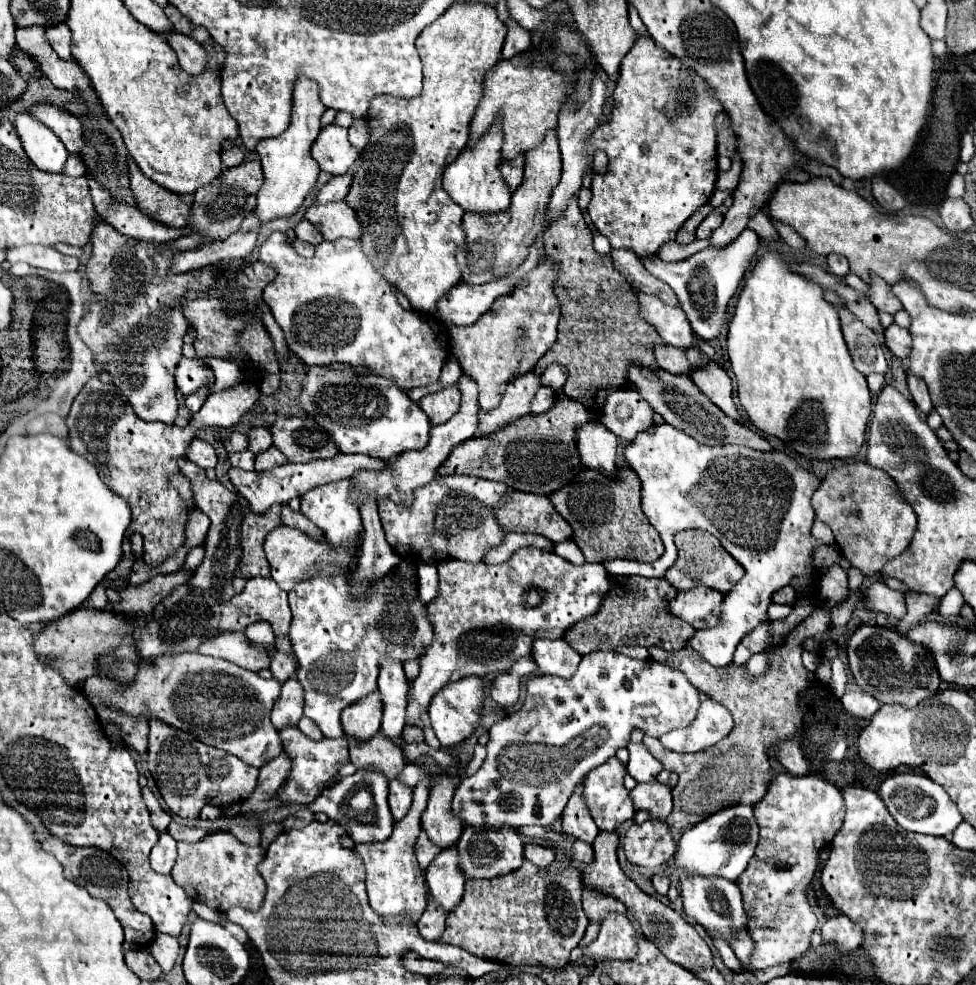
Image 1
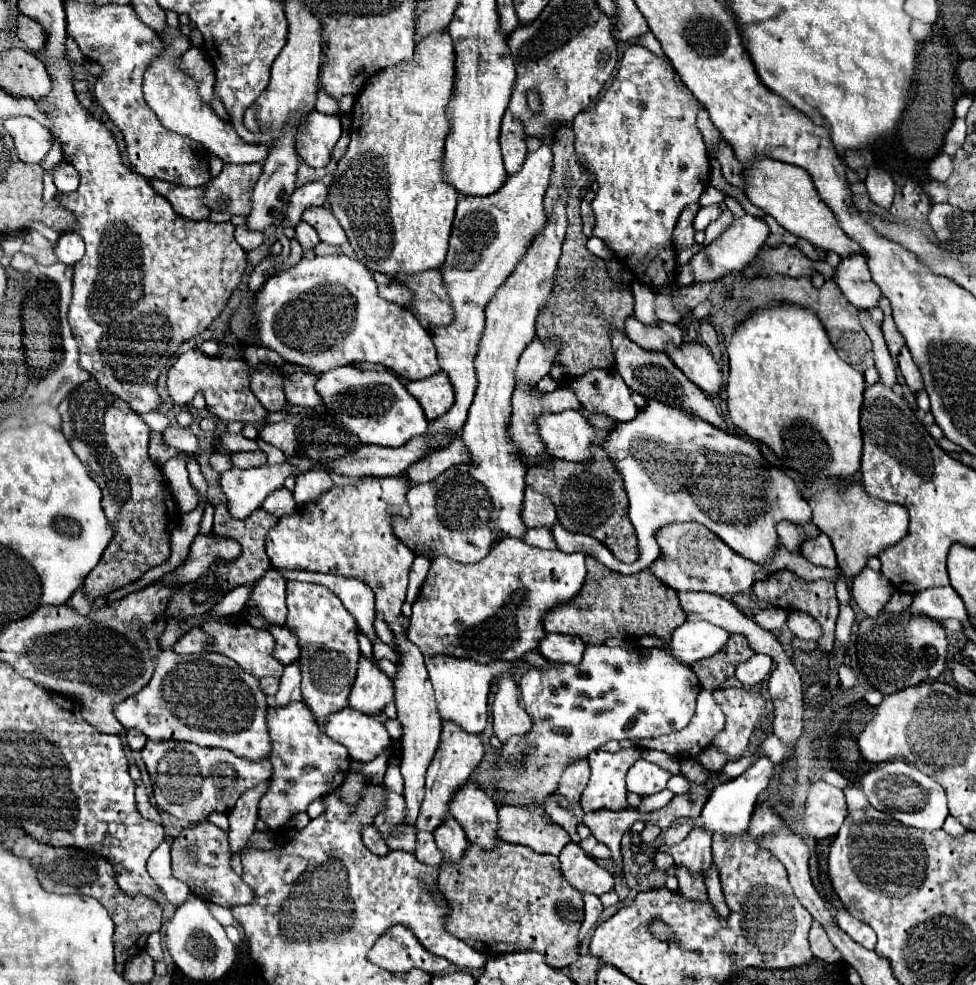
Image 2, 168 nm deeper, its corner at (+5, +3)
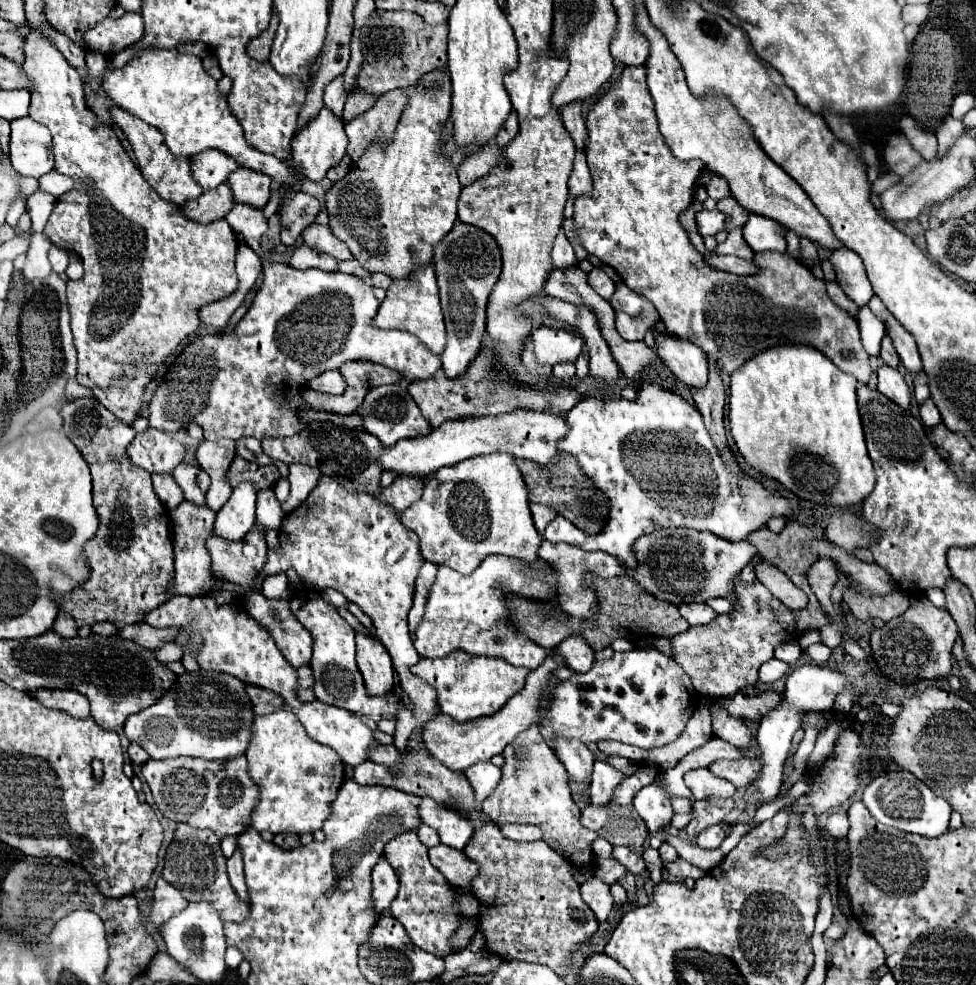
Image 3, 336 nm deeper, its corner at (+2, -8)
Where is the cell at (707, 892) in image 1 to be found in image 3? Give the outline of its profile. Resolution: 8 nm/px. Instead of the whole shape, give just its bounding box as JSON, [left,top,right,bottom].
[696,824,726,850]

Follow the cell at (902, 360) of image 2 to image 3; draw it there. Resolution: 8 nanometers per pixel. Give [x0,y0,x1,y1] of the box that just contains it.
[886,316,922,376]

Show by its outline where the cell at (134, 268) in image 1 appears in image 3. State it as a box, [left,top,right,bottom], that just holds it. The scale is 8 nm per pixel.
[22,26,238,424]

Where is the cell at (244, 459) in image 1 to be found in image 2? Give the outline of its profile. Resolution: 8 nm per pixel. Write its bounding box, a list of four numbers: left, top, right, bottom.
[209,453,233,473]

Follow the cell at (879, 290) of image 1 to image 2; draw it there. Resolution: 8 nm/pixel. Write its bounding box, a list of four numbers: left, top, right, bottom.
[833,255,881,309]

